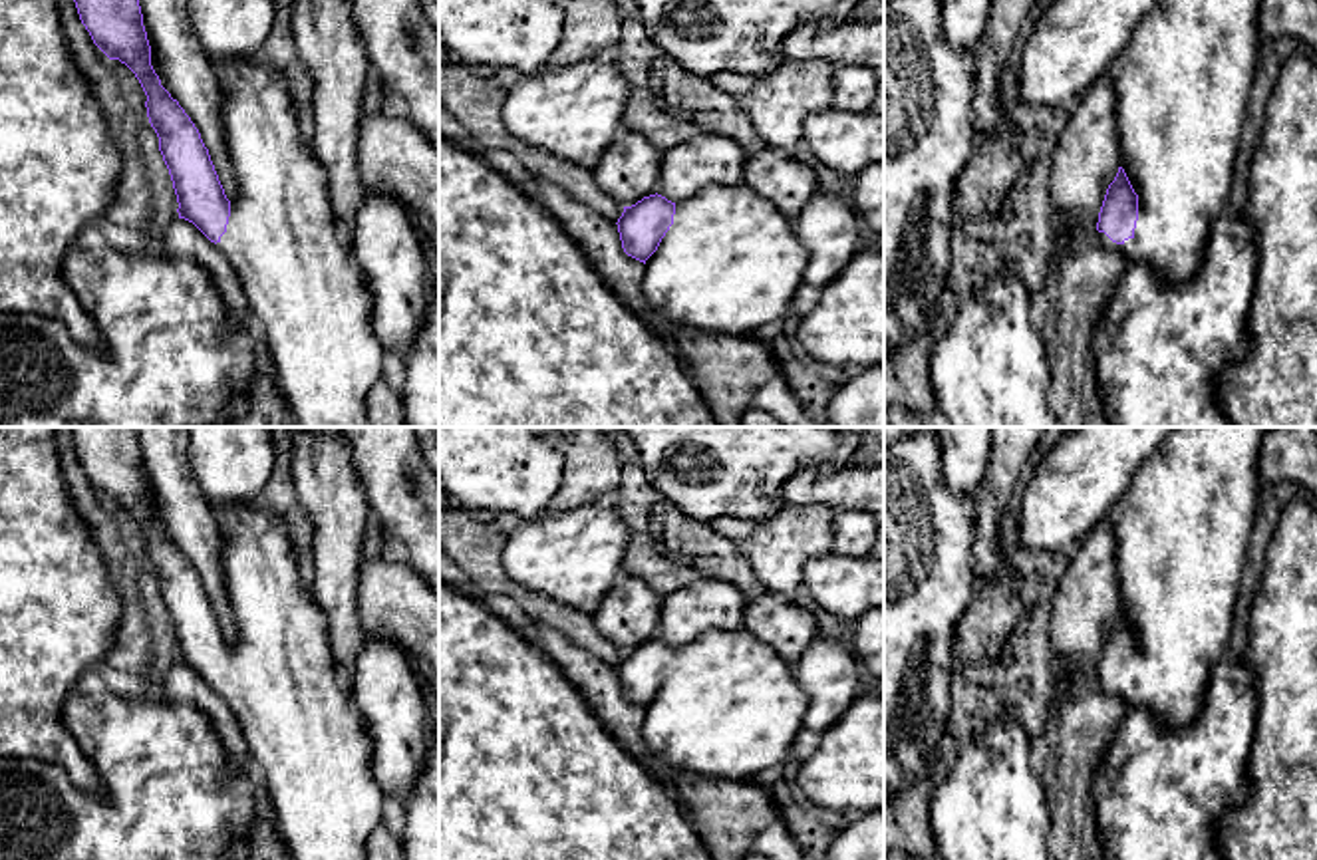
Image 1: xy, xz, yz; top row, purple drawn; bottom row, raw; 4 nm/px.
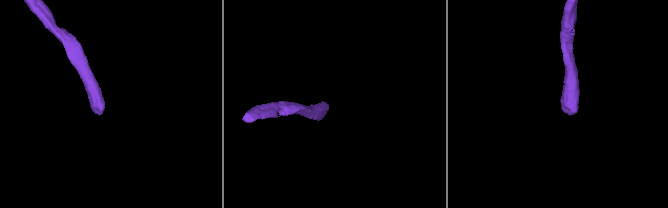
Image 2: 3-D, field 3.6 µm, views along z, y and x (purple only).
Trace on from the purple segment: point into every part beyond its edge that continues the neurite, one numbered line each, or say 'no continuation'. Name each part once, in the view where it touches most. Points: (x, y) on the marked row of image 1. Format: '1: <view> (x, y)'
1: yz (1182, 84)

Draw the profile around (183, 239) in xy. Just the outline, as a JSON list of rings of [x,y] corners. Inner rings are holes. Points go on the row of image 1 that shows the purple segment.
[[[175,218],[165,230],[163,252],[199,262],[219,288],[236,322],[252,322],[242,282],[226,256],[193,222]]]

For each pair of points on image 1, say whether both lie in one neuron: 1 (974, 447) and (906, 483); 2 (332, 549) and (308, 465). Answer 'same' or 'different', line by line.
1: same
2: same

